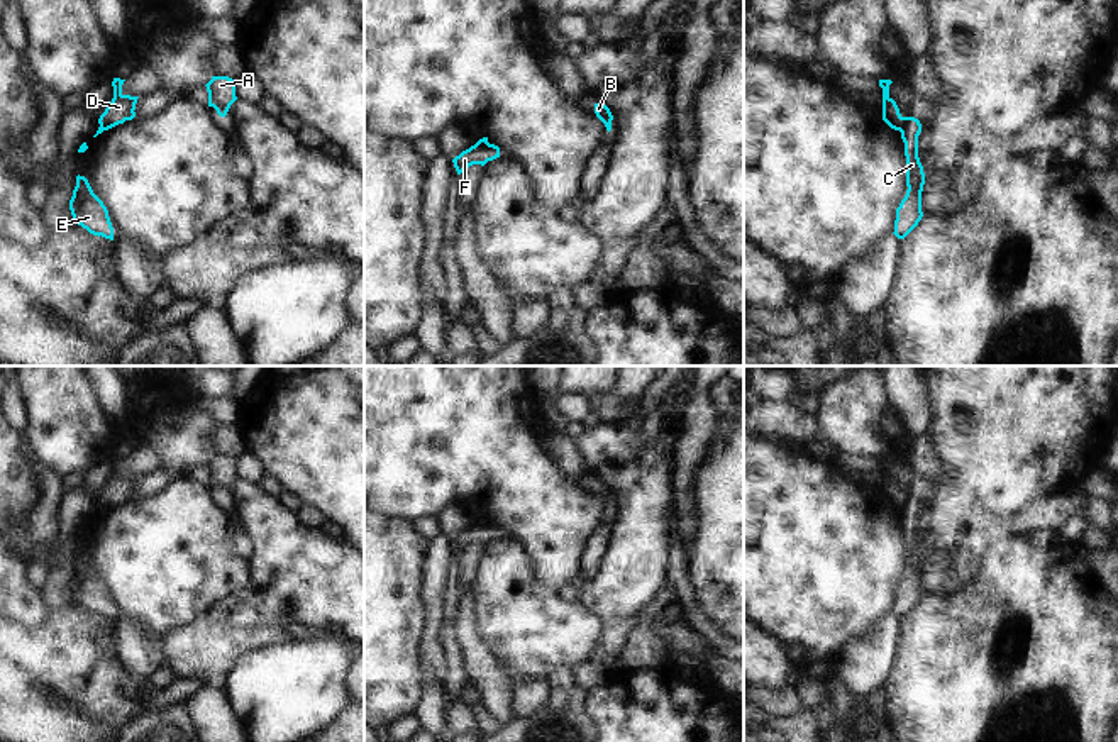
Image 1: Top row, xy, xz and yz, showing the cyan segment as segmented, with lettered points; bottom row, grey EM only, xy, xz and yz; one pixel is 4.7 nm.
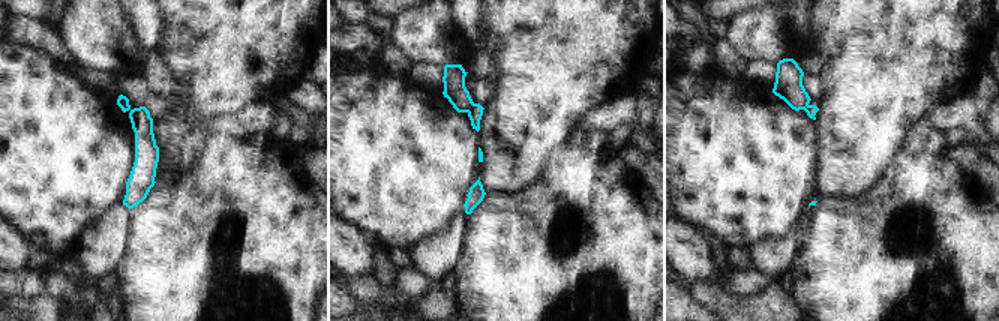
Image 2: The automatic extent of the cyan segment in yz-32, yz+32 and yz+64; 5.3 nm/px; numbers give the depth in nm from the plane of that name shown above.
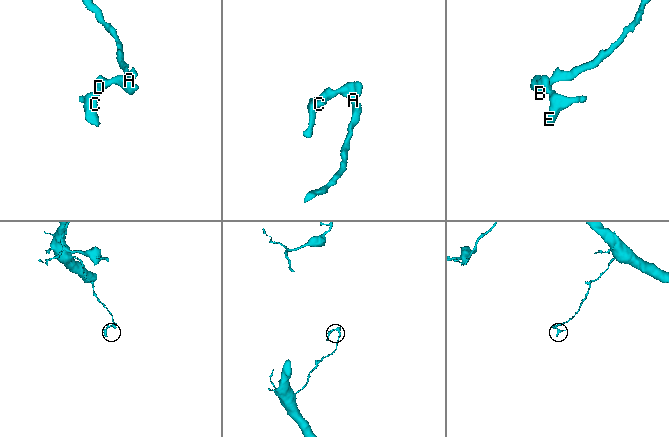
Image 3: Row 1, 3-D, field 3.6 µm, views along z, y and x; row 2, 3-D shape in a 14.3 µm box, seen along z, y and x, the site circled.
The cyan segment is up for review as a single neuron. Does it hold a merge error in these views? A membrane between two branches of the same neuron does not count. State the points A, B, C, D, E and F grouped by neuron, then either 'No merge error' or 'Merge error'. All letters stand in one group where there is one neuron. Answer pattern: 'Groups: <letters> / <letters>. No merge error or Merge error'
Groups: A B D / C E F. Merge error.

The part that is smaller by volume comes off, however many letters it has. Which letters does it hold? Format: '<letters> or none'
C, E, F

